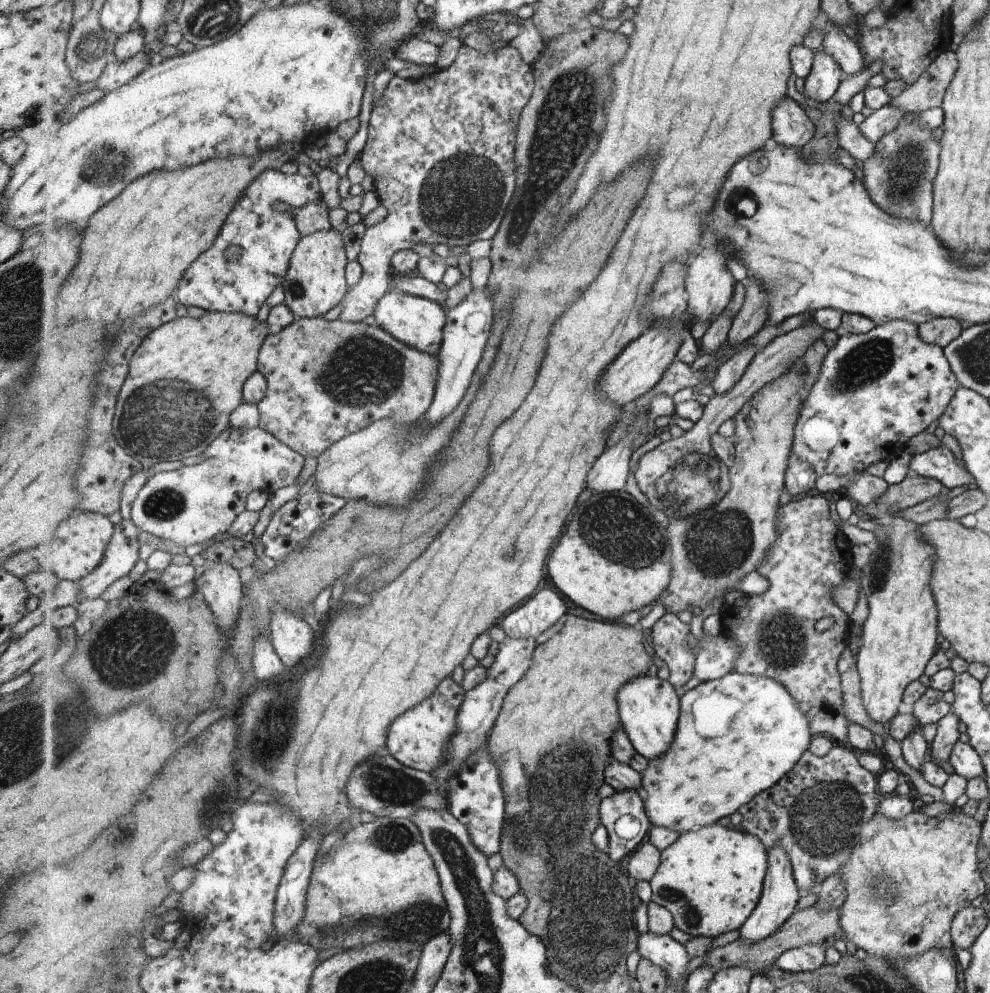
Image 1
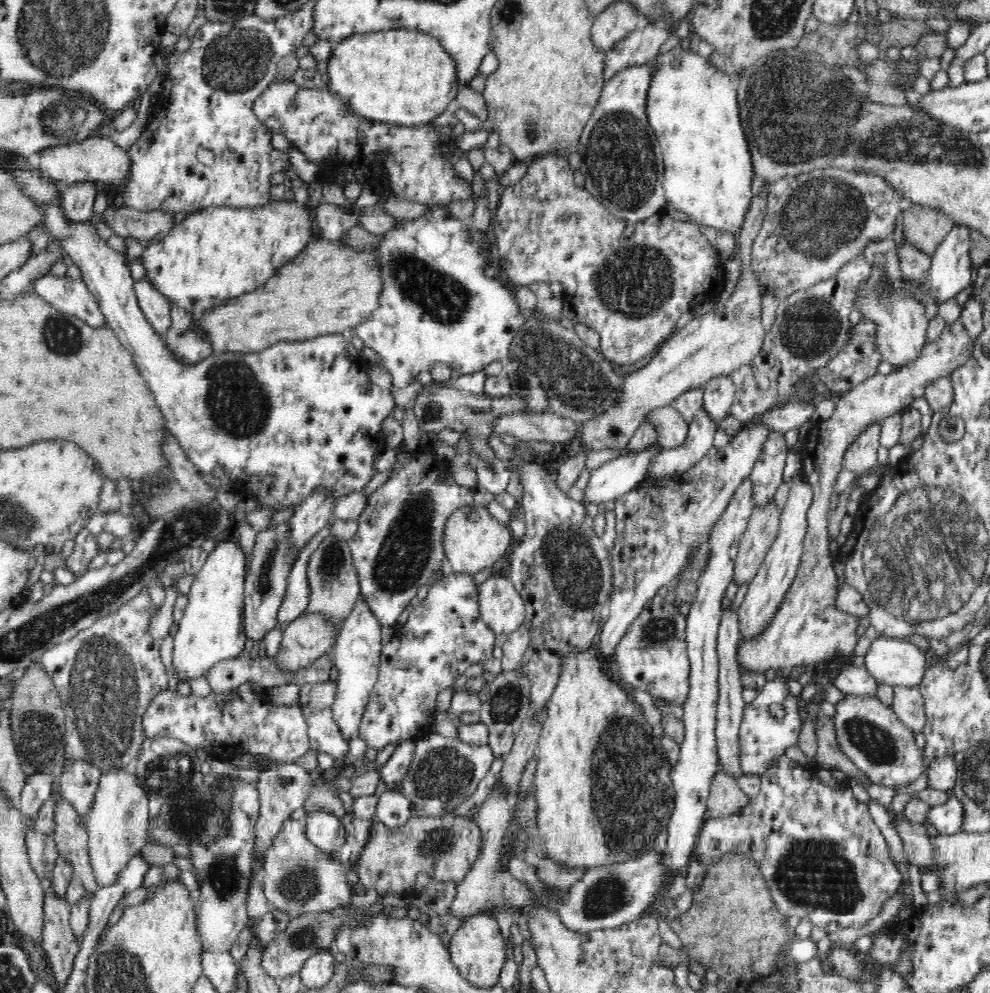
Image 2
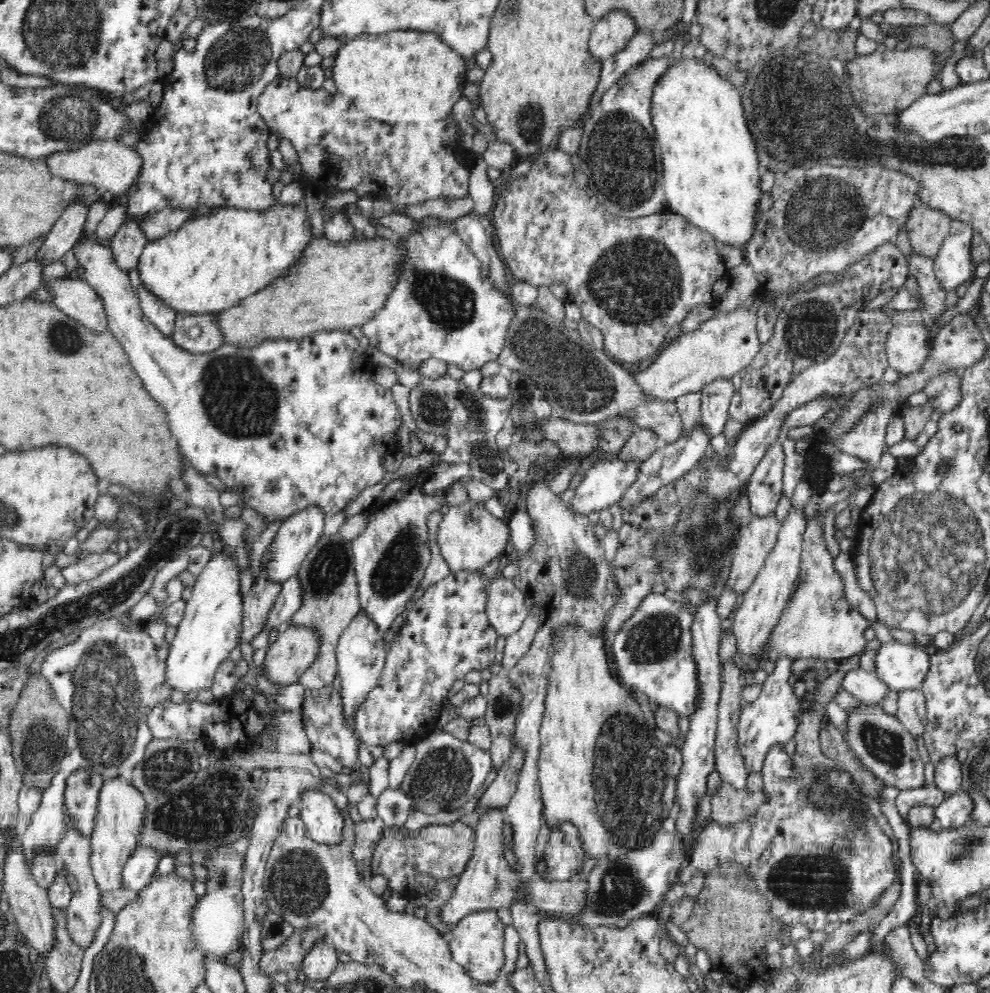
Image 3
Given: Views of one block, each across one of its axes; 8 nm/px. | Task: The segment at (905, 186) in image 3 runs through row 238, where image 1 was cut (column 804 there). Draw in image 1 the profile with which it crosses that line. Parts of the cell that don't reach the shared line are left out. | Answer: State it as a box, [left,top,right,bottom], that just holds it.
[739,746,880,897]

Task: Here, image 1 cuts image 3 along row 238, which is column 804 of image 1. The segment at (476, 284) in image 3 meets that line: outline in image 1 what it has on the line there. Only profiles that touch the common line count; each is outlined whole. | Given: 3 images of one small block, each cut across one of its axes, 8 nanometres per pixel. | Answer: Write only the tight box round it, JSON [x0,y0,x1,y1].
[792,320,959,477]

